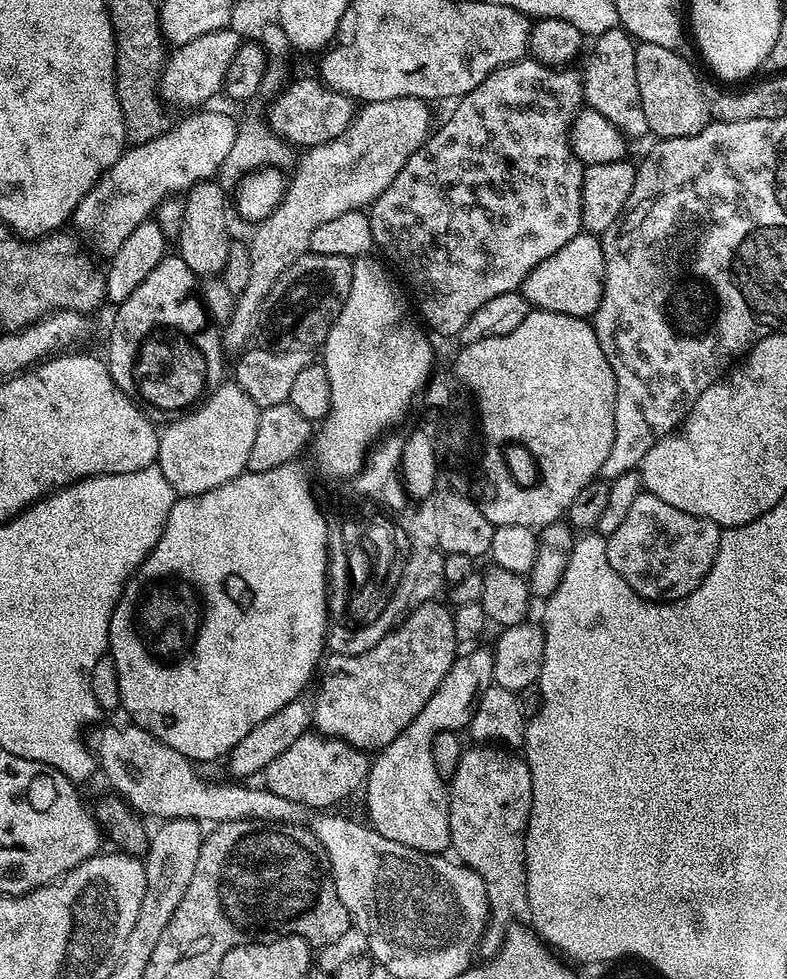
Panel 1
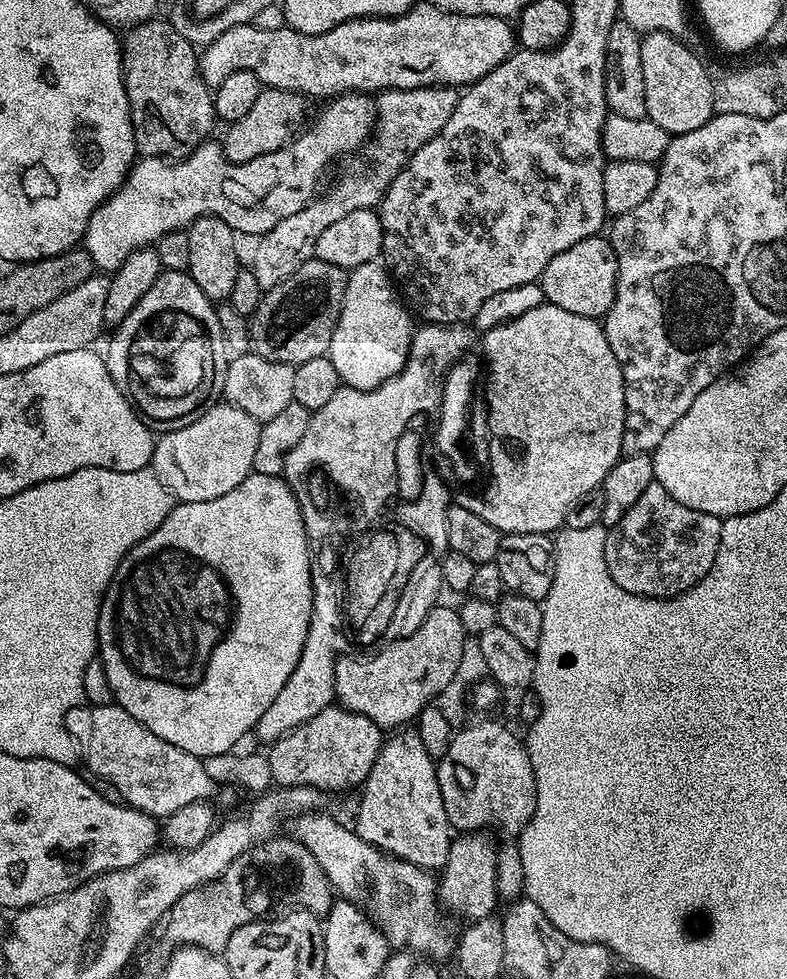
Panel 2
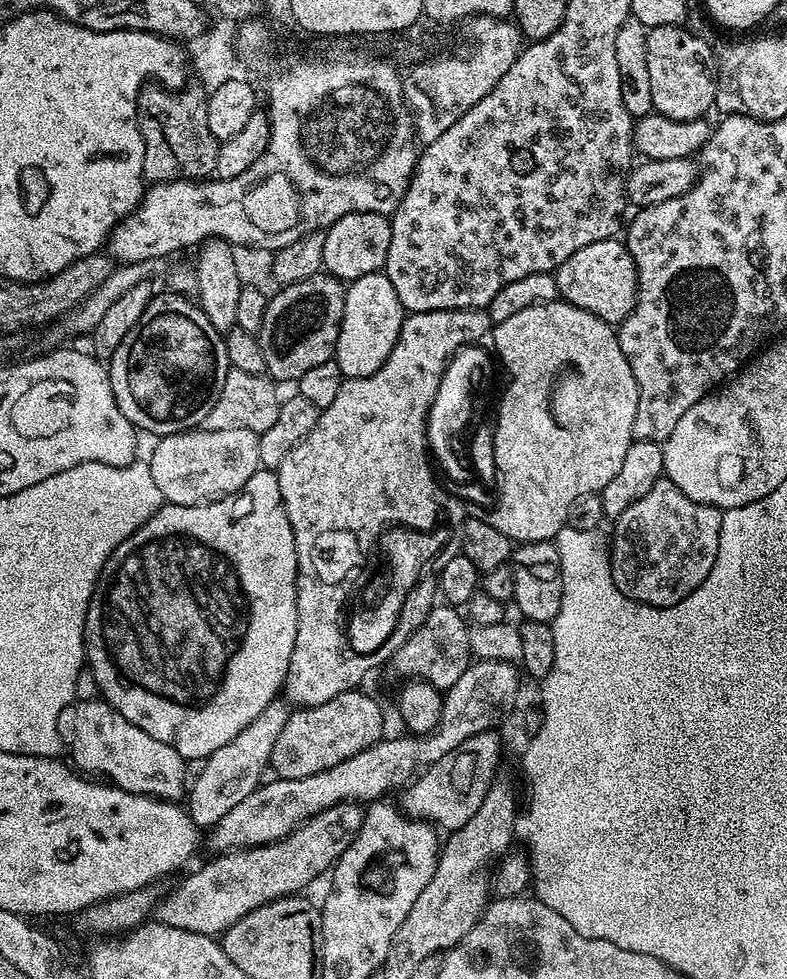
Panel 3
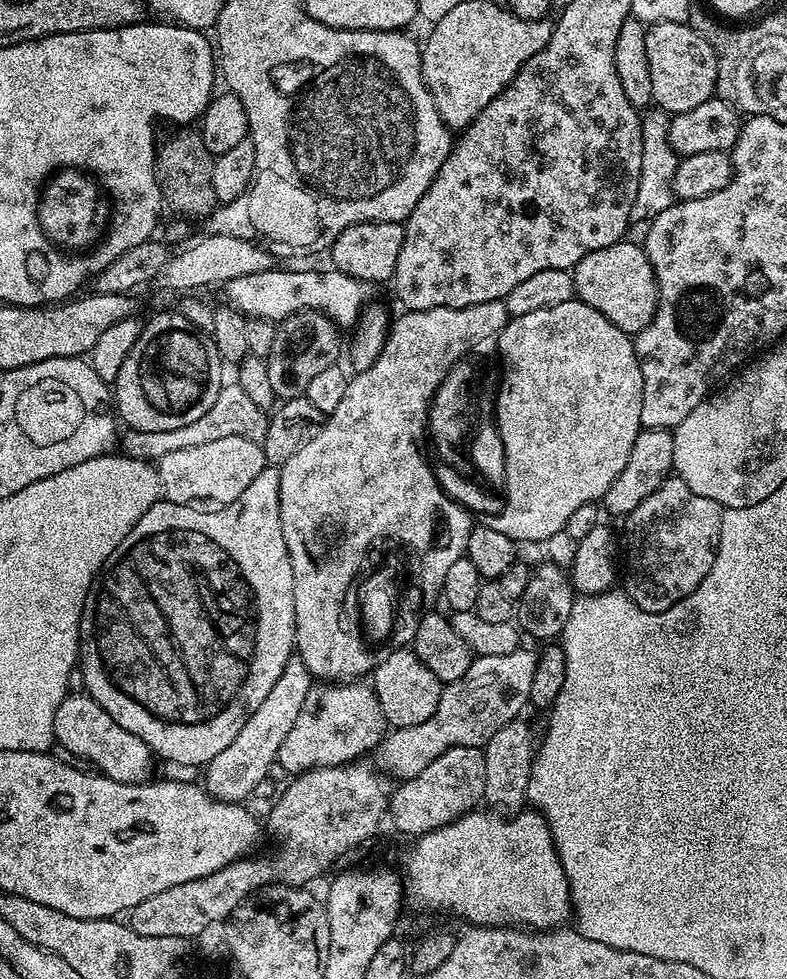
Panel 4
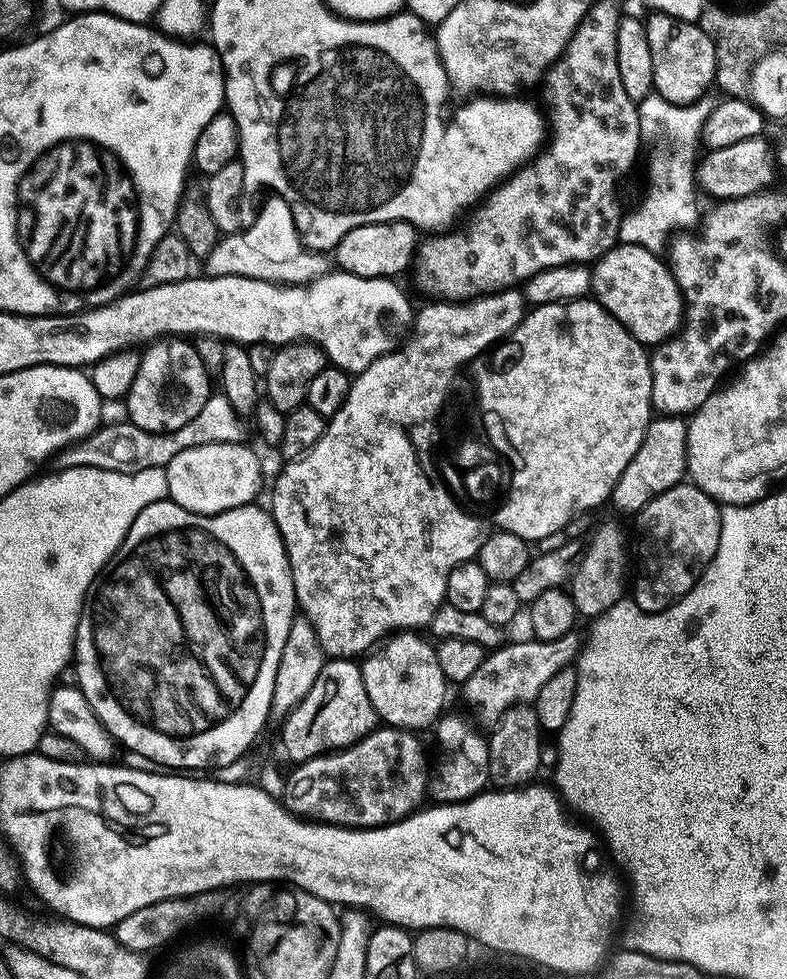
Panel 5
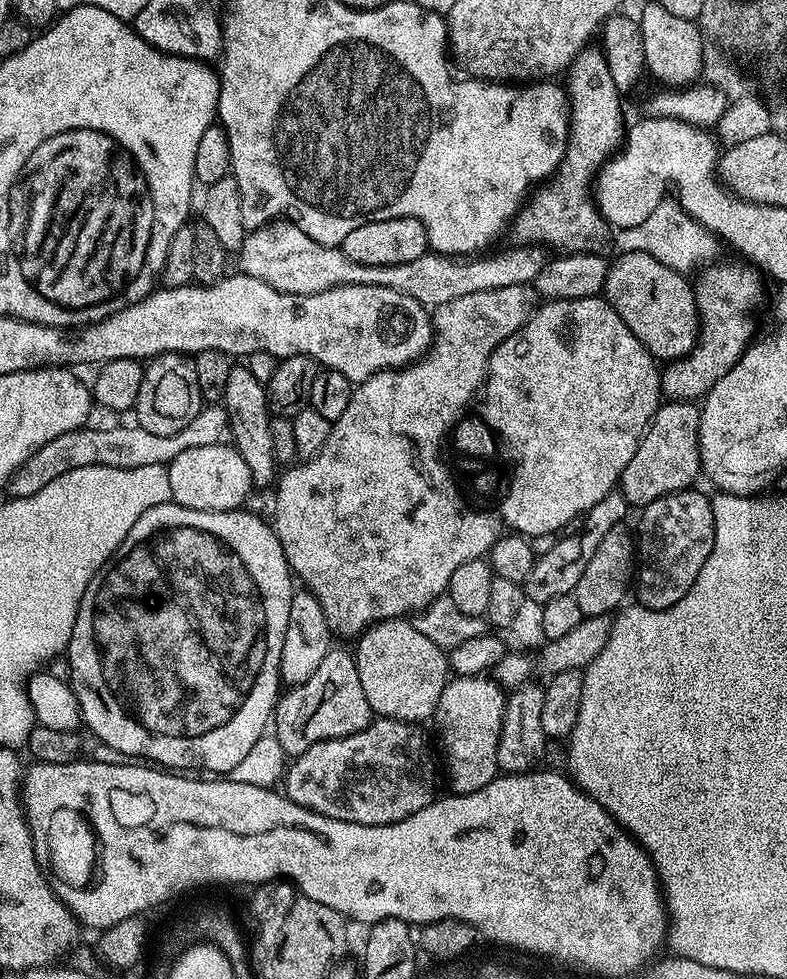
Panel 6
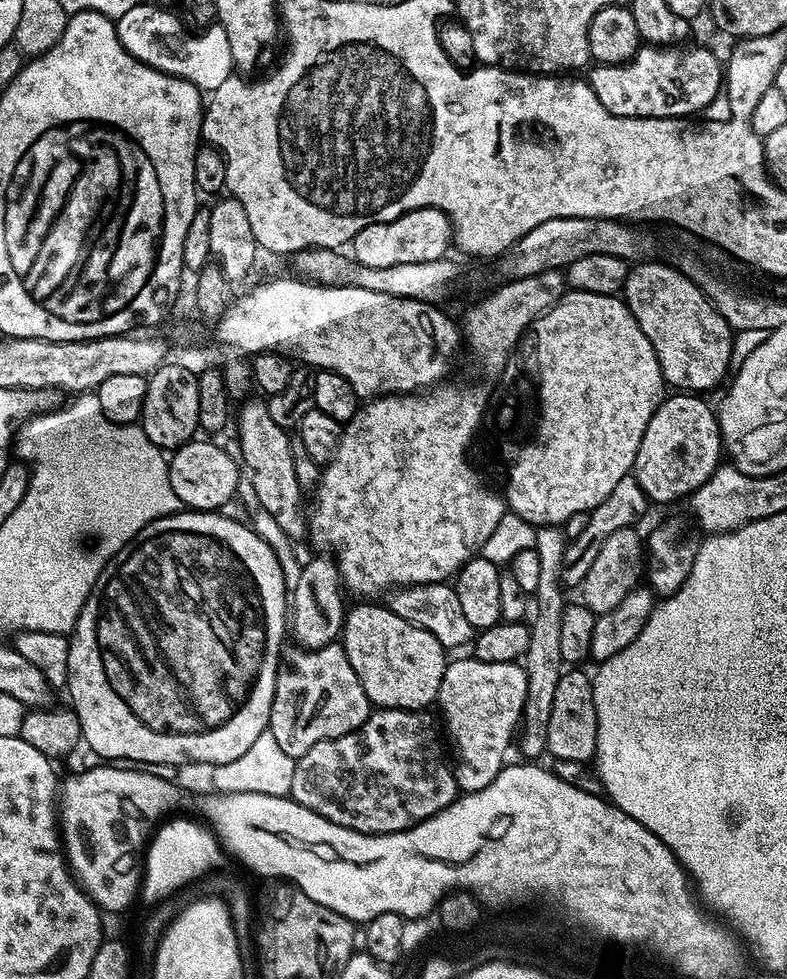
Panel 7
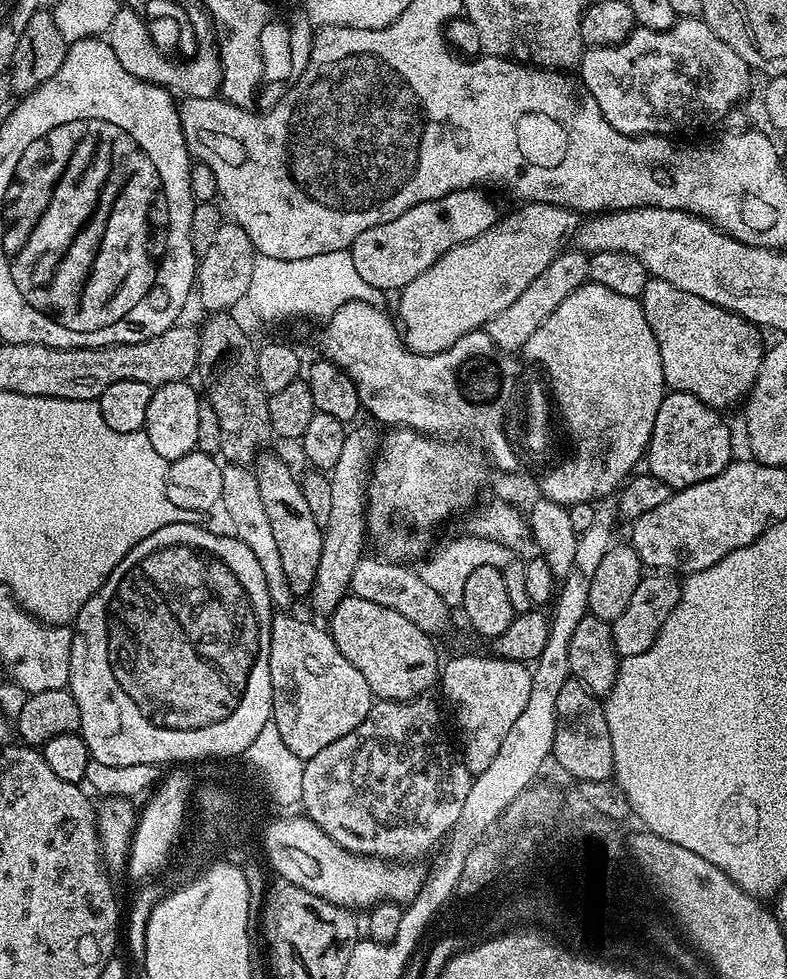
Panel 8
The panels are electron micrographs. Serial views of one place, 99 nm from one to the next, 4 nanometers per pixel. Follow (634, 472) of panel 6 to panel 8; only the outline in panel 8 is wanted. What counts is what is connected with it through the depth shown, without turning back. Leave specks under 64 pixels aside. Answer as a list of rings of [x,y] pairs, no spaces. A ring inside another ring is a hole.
[[[669,391],[665,395],[662,406],[658,406],[658,418],[654,418],[654,430],[648,443],[646,465],[664,484],[669,484],[669,489],[679,490],[689,488],[703,480],[709,480],[718,475],[723,468],[728,467],[734,459],[732,453],[732,436],[724,425],[724,420],[719,411],[709,408],[696,396],[685,392]]]

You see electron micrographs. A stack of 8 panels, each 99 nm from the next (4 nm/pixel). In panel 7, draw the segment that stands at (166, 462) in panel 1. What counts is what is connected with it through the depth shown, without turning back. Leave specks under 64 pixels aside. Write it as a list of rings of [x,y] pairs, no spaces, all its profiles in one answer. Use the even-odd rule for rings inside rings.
[[[193,438],[171,453],[168,460],[170,486],[174,486],[174,494],[178,494],[185,509],[202,512],[220,510],[228,499],[232,500],[237,495],[242,472],[219,443],[211,444],[200,439]]]

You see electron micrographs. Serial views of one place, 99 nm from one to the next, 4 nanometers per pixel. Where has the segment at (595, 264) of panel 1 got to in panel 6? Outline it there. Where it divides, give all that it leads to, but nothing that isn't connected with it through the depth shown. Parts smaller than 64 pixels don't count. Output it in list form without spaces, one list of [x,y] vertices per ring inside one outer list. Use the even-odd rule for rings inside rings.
[[[623,253],[616,256],[609,263],[606,282],[602,293],[603,299],[630,326],[634,338],[638,338],[648,347],[648,353],[656,357],[660,362],[671,362],[681,360],[700,339],[700,311],[696,308],[696,294],[693,285],[687,284],[681,273],[662,265],[658,258],[652,258],[650,254]]]

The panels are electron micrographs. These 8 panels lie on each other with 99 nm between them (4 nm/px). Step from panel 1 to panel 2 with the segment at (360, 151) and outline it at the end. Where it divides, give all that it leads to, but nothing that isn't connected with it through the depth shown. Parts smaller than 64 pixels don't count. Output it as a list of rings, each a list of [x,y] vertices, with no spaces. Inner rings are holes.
[[[452,86],[435,88],[390,88],[375,97],[376,123],[374,135],[367,141],[368,152],[376,161],[371,164],[364,160],[361,164],[352,164],[336,180],[336,185],[328,193],[317,195],[302,210],[290,214],[290,218],[282,218],[274,230],[261,236],[259,253],[252,264],[258,282],[265,290],[278,286],[298,266],[302,266],[316,254],[316,243],[326,226],[338,222],[338,218],[350,214],[350,210],[359,208],[375,209],[383,200],[386,190],[394,182],[394,178],[406,166],[412,155],[430,138],[446,126],[450,114],[454,114],[454,106],[458,92]]]

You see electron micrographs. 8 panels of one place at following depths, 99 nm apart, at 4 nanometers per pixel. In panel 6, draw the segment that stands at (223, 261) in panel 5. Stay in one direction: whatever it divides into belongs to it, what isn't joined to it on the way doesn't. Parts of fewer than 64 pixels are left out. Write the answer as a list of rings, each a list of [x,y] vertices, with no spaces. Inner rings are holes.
[[[279,220],[247,233],[238,249],[239,271],[274,286],[282,293],[316,294],[339,285],[378,285],[388,288],[384,272],[388,266],[366,266],[347,258],[341,247],[314,242],[291,221]]]

